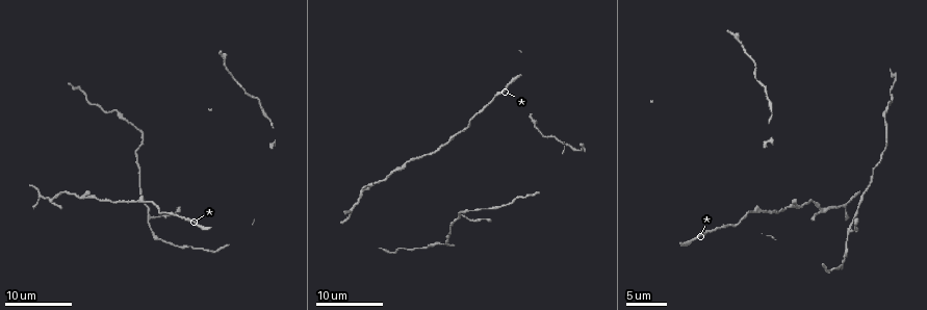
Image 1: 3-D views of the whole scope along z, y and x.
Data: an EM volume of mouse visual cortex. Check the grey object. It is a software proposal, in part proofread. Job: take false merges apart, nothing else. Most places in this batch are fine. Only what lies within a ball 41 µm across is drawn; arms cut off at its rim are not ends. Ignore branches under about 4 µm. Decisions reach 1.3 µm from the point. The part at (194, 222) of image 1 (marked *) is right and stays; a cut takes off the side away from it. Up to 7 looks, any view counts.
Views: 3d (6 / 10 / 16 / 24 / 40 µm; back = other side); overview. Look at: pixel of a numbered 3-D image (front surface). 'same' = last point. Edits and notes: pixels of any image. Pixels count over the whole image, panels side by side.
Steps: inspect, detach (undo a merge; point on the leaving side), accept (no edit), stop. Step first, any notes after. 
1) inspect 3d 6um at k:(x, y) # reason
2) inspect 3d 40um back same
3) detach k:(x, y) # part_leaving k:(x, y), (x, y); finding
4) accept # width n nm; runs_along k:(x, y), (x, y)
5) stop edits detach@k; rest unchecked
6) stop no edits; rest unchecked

inspect 3d 16um at 1:(851, 226) # three-way junction

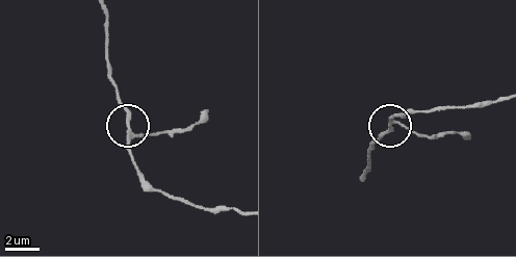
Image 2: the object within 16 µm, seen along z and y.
inspect 3d 10um at 2:(393, 121)

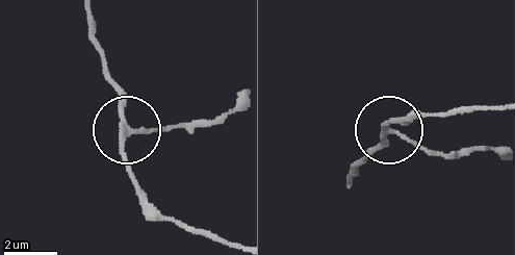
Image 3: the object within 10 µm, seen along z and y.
accept # arms 3; all the same neuron

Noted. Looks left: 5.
inspect 3d 16um at 1:(798, 206) # sudden change in width

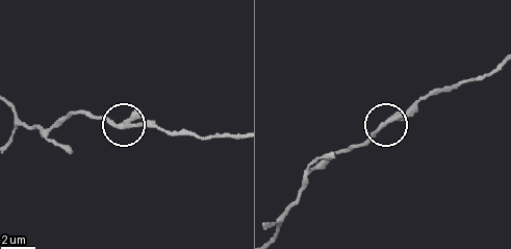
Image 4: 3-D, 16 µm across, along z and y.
inspect 3d 10um at 4:(123, 124)

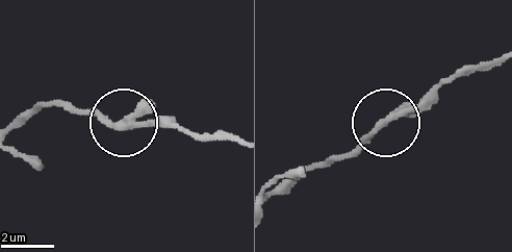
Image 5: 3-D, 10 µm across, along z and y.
accept # width 270 nm; runs_along 5:(236, 142), (102, 121), (71, 103); one neuron here

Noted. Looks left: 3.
inspect 3d 24um at 1:(776, 213)

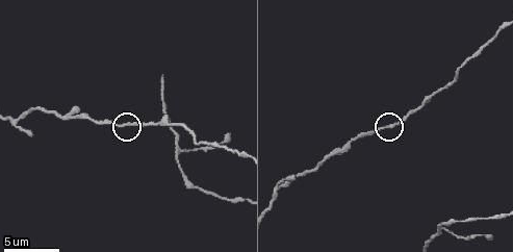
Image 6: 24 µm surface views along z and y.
inspect 3d 10um at 6:(128, 126) # closer look

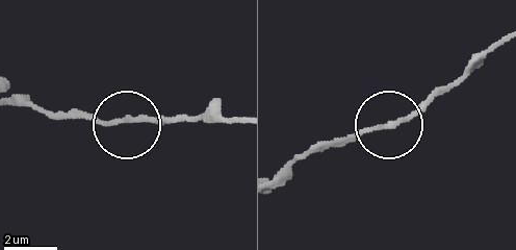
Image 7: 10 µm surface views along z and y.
inspect 3d 10um back at 7:(131, 117)

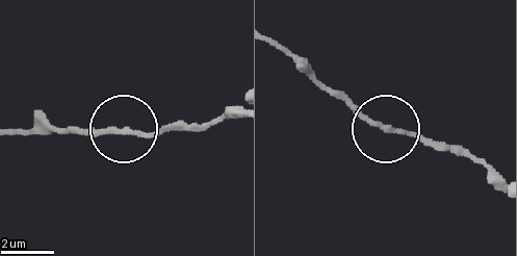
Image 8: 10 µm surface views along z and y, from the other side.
accept # side_arm 20 um; runs_along 8:(9, 131), (202, 131); all the same neuron

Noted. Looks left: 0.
stop no edits; rest unchecked

